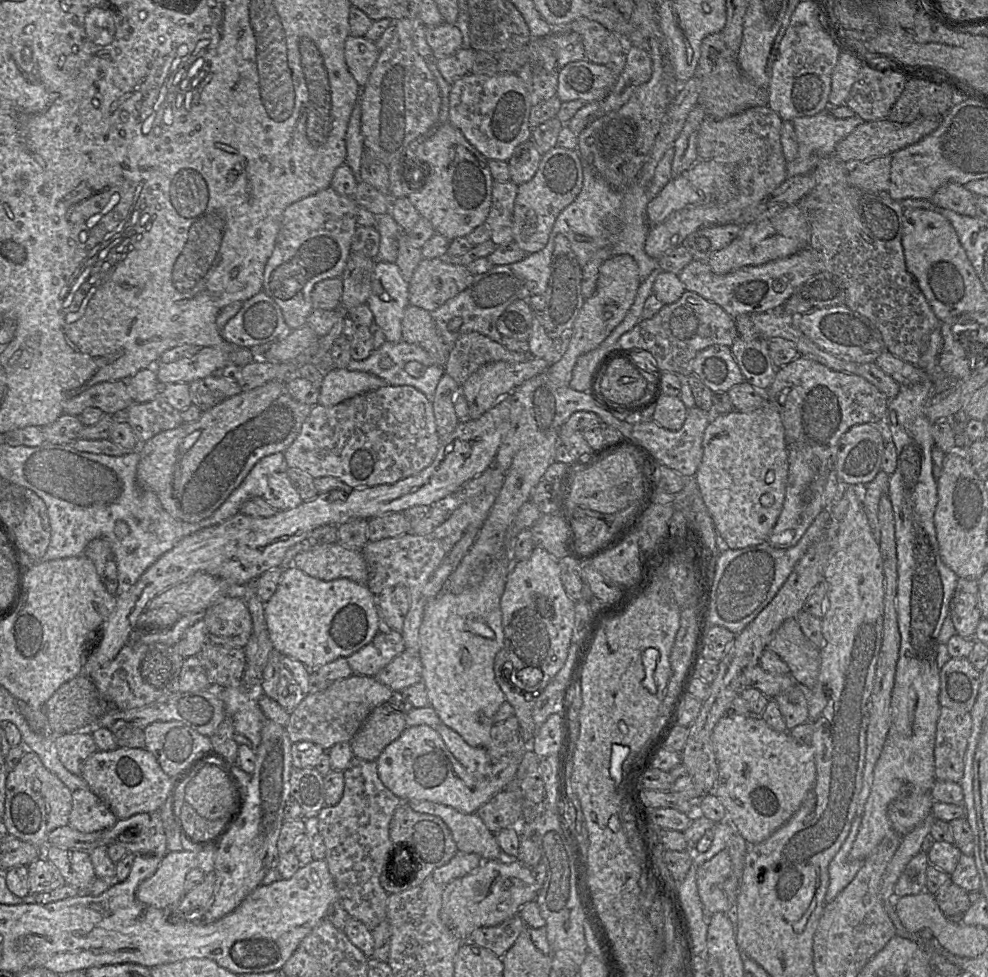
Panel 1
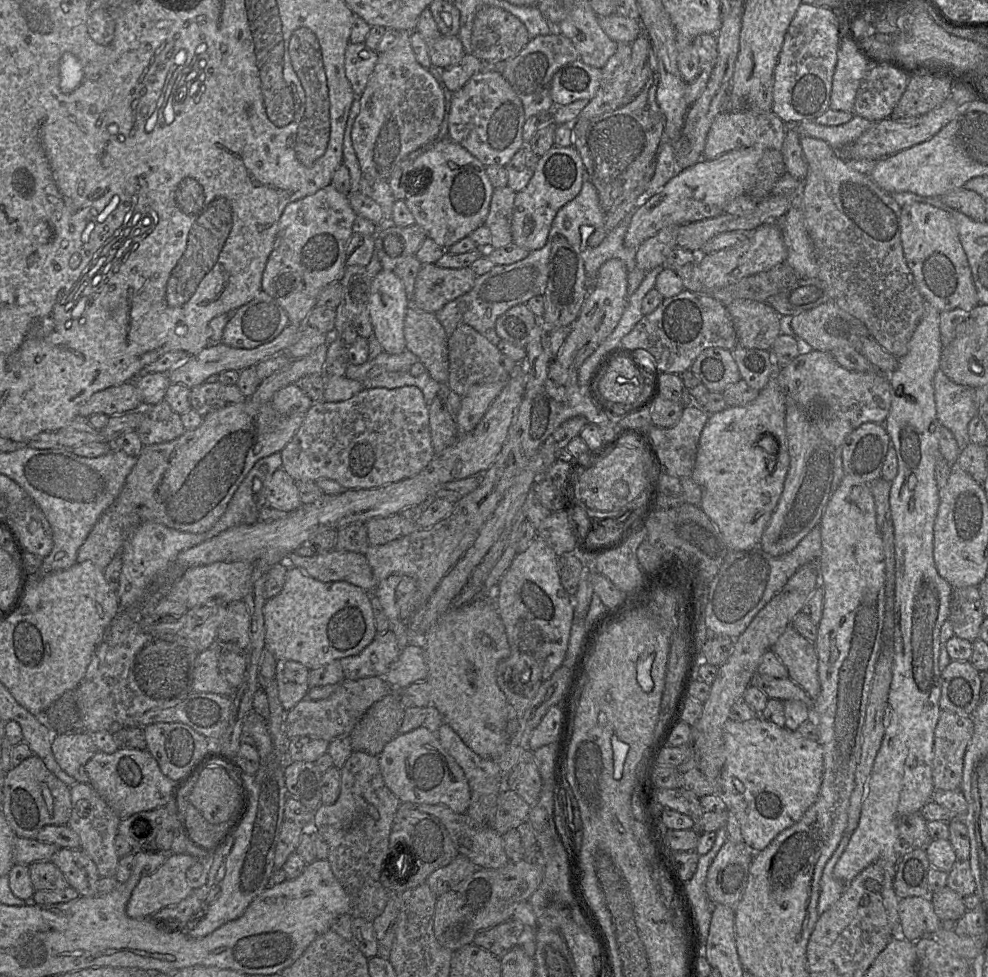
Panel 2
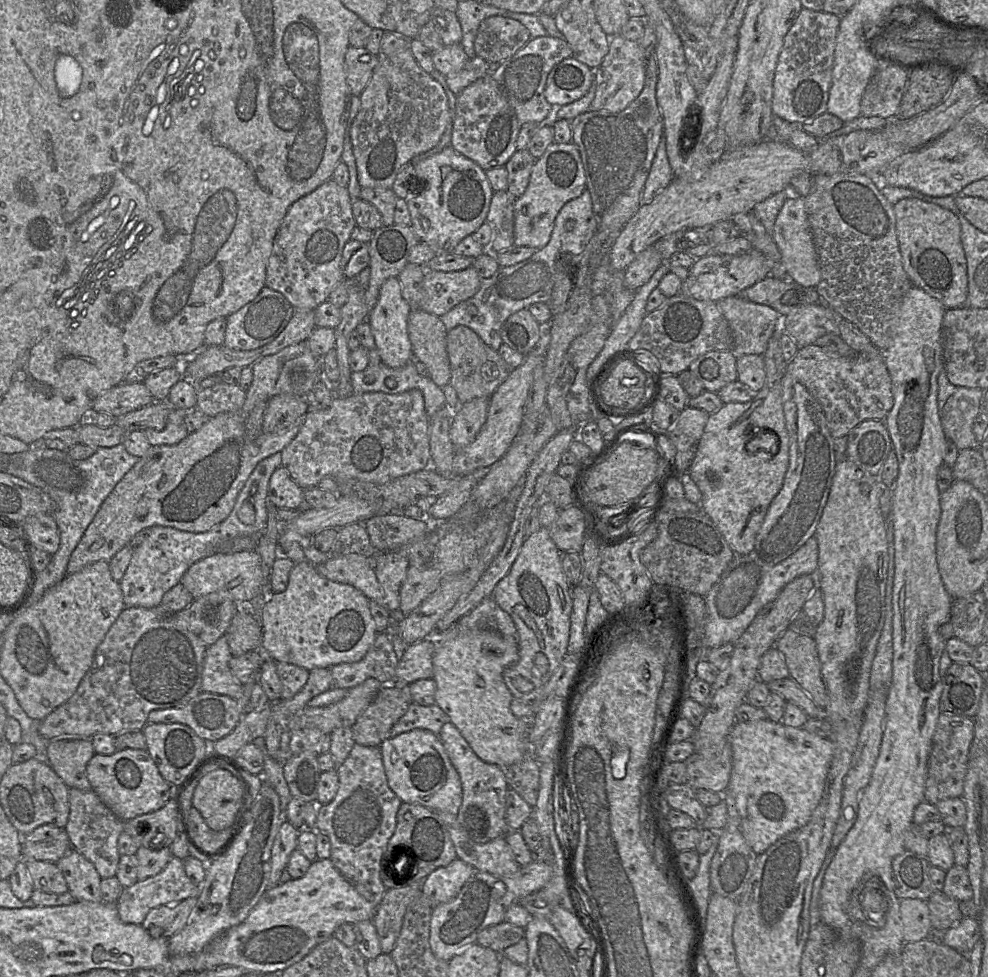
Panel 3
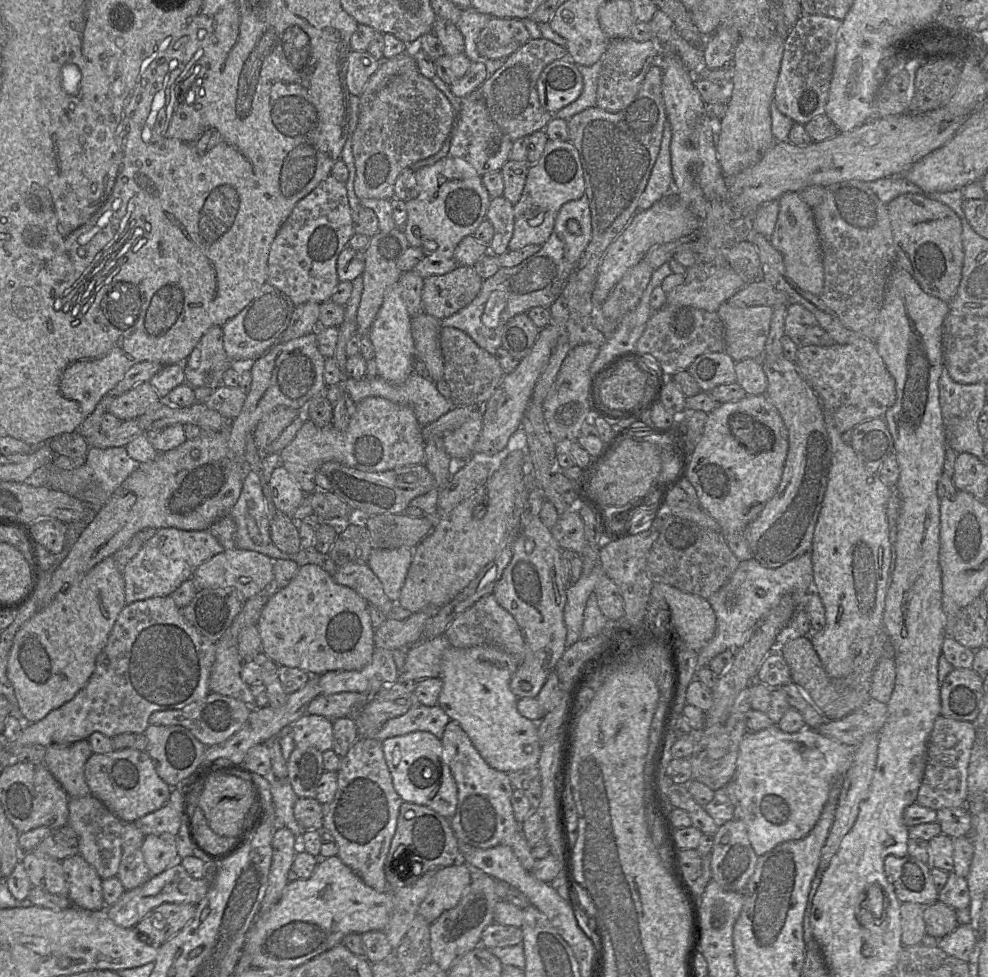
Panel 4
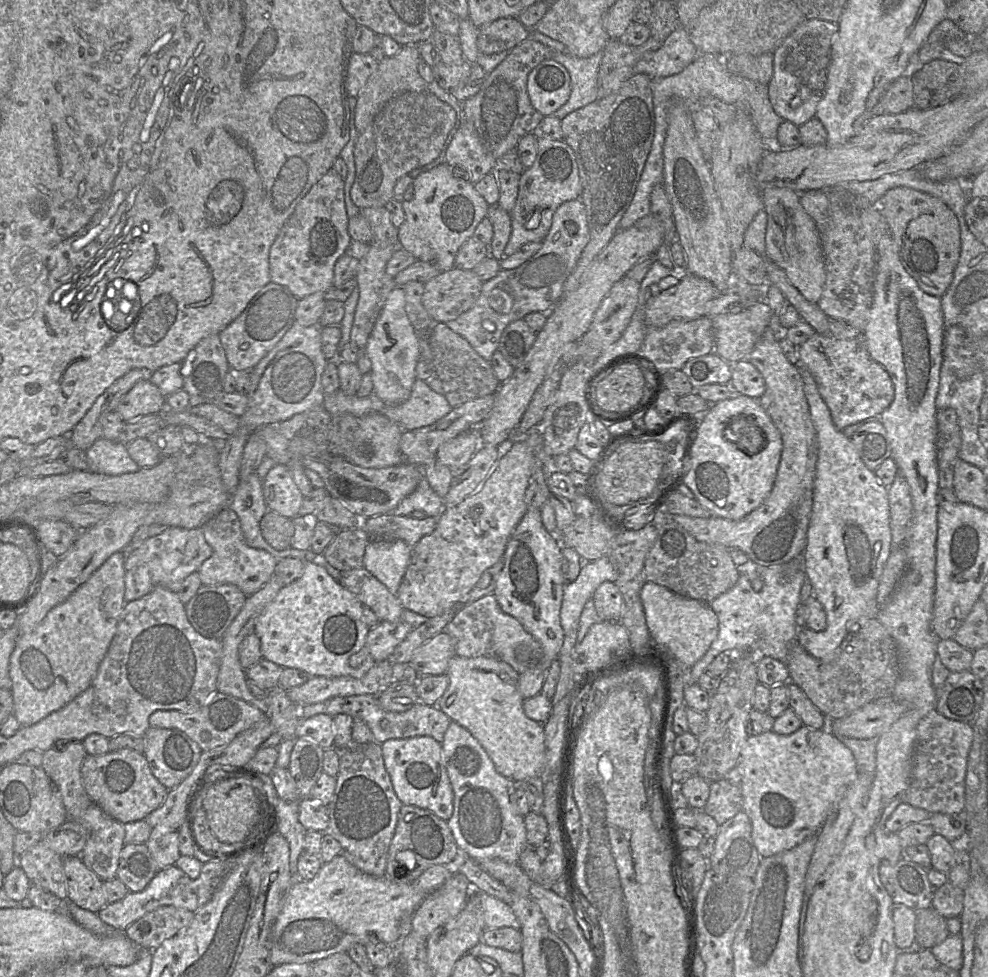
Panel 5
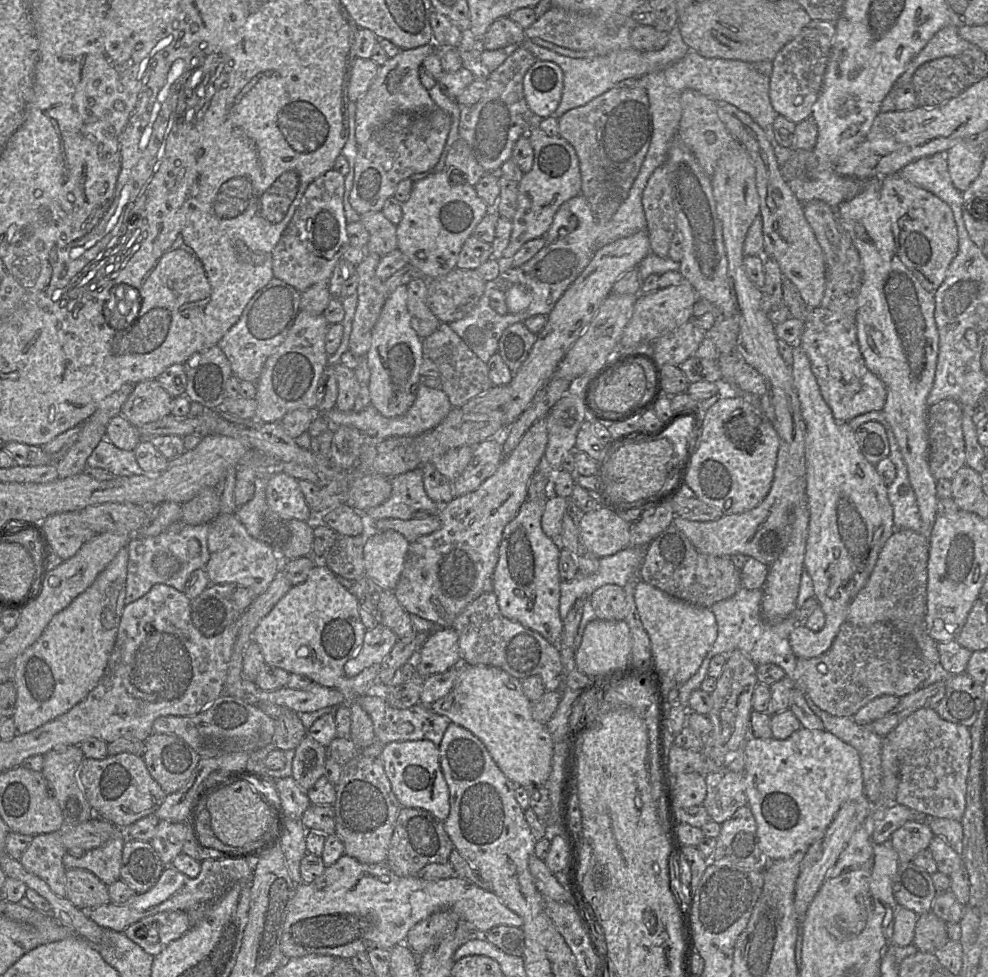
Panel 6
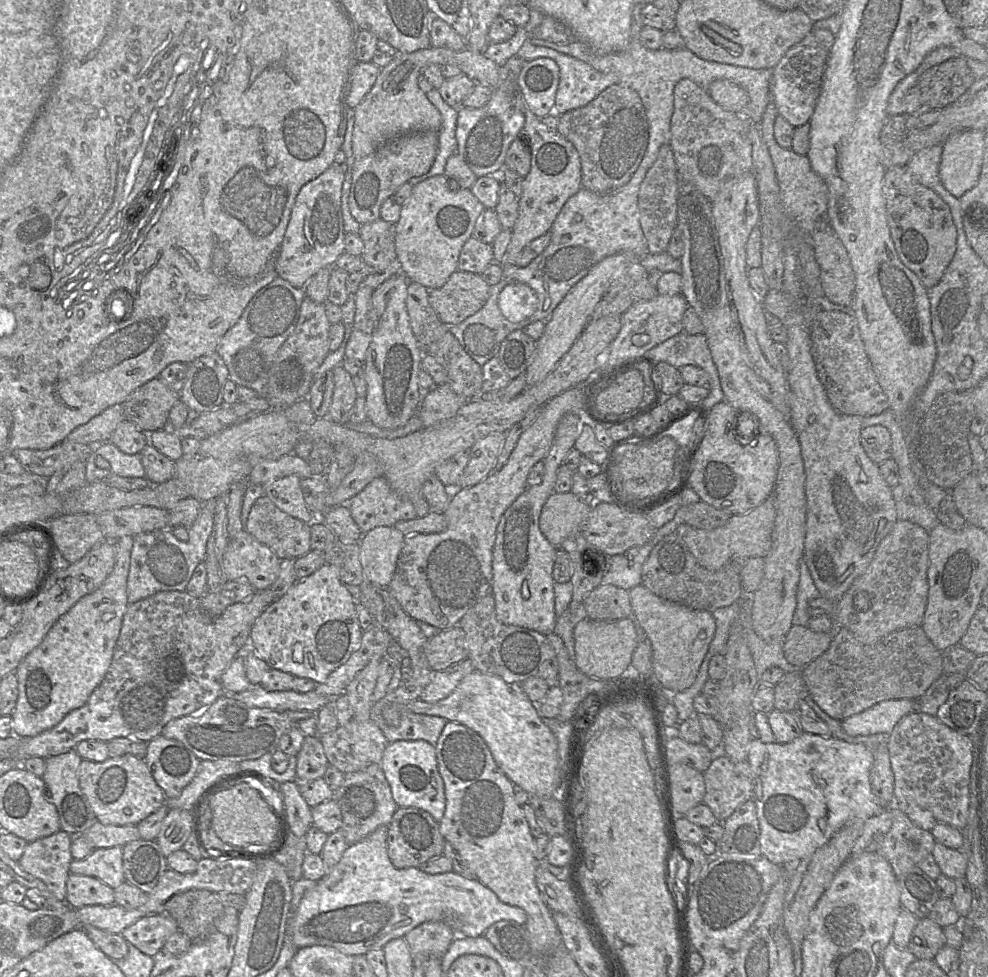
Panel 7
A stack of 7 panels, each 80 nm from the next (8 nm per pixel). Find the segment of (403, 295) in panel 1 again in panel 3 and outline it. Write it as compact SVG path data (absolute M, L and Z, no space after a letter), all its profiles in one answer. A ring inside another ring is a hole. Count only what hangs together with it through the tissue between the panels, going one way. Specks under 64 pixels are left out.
M397 277L388 278L380 288L376 305L370 310L367 321L374 337L381 362L391 368L399 368L415 360L407 332L410 307L402 296L402 286Z

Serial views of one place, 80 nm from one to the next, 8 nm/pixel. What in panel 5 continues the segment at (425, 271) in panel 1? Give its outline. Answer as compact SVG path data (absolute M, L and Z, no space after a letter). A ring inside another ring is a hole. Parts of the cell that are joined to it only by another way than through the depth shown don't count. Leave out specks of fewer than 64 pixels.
M454 266L424 284L423 306L435 323L446 323L474 305L482 284L473 270Z

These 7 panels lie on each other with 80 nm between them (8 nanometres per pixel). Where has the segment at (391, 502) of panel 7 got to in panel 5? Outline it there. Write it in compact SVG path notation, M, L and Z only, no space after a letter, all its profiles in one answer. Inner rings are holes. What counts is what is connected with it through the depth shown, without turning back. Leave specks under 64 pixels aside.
M422 477L416 489L403 498L390 513L397 516L408 516L417 510L429 517L438 517L444 507L443 499L430 487L426 478Z

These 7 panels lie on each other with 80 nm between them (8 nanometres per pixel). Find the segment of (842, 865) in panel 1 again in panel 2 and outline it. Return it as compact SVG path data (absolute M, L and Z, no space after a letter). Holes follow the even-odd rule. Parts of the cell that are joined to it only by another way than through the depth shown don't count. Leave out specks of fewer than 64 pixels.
M850 831L842 836L837 848L824 866L817 904L818 915L827 911L841 897L848 884L836 879L833 875L833 869L847 847L852 833L853 831Z

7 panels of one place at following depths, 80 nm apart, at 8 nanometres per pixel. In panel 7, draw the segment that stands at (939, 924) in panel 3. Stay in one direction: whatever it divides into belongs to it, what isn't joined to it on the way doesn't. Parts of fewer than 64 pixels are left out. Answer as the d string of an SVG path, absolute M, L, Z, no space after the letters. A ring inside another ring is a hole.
M929 917L918 920L914 927L907 950L917 959L933 959L945 944L943 928Z

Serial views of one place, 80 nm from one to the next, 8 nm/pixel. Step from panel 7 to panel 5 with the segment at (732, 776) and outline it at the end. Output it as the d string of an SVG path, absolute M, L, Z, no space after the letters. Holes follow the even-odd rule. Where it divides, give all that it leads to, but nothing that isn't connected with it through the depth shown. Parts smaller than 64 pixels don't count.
M726 778L710 782L710 795L703 810L719 825L723 824L743 810L741 787Z

